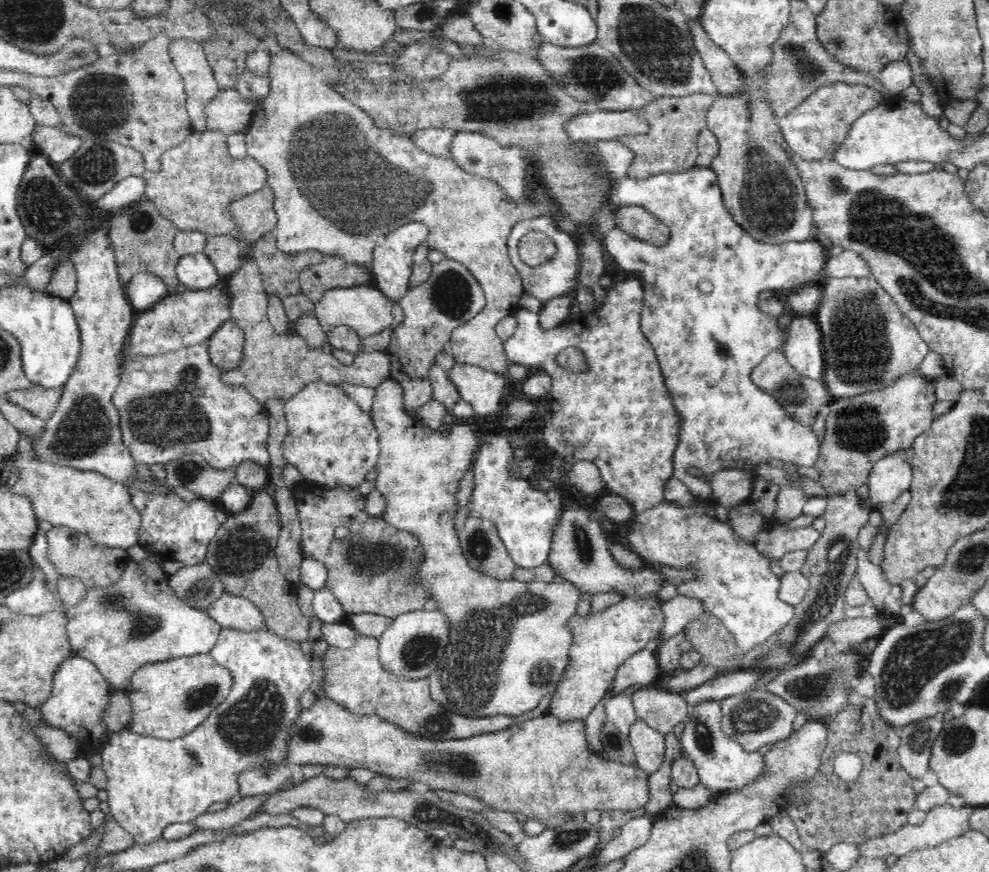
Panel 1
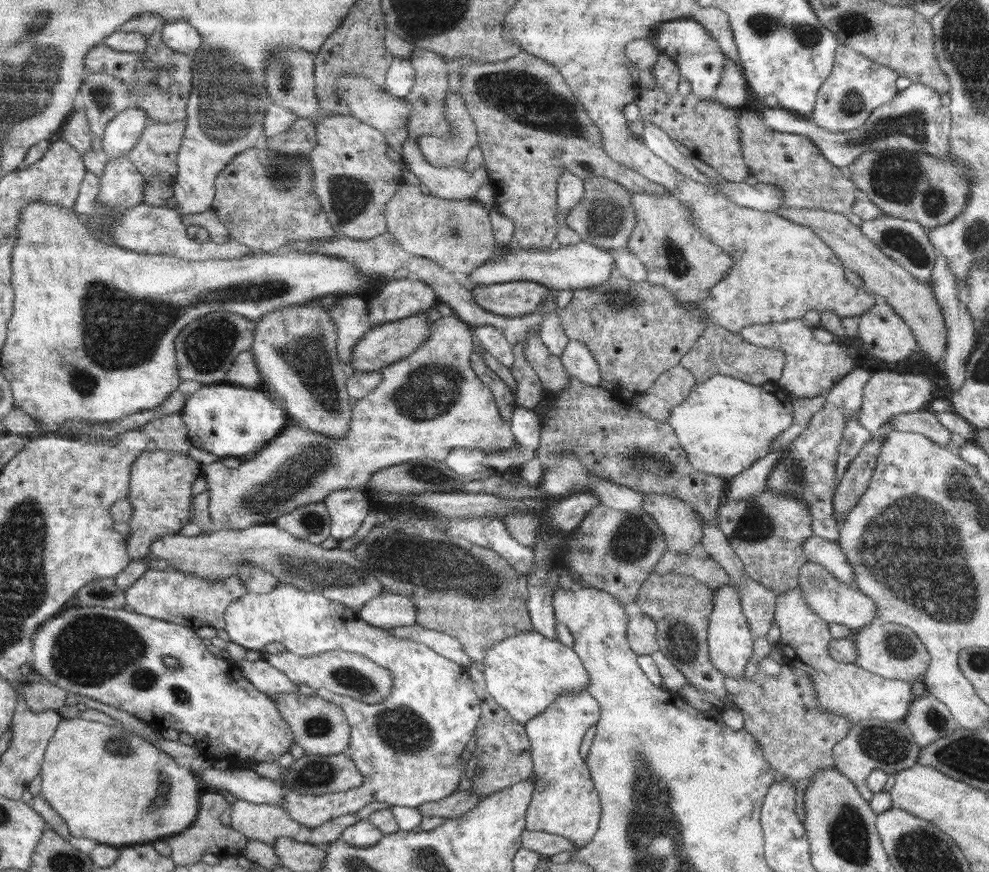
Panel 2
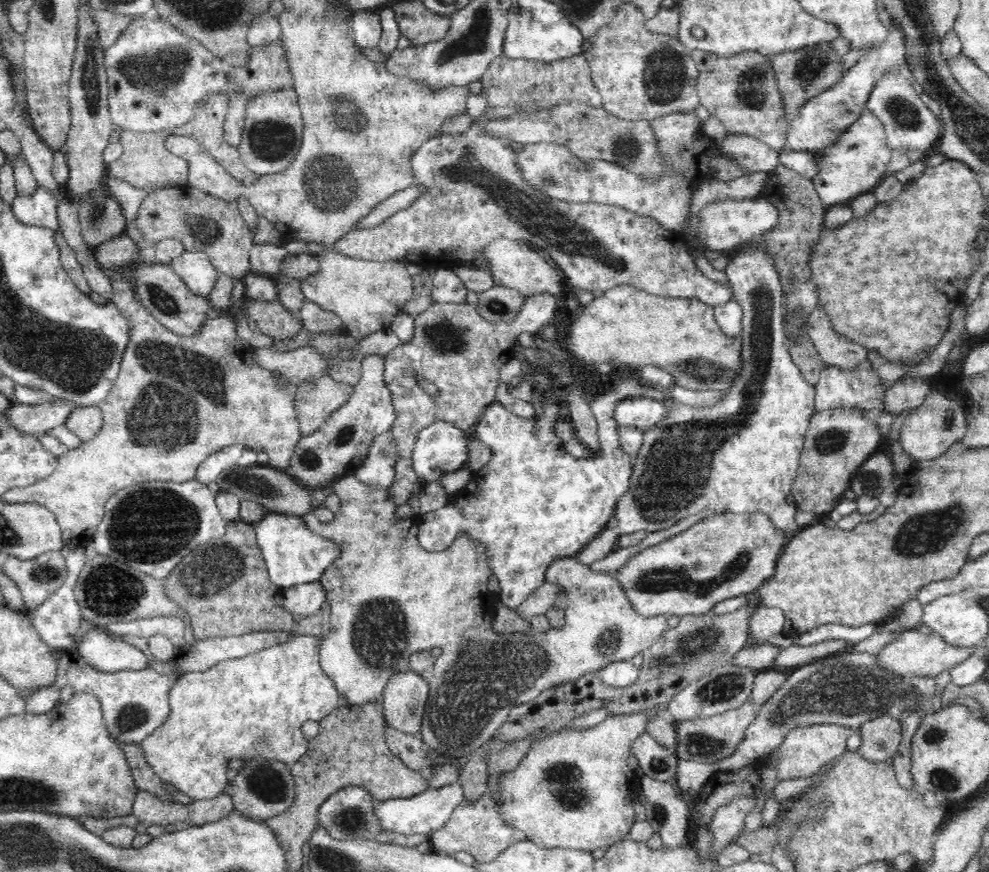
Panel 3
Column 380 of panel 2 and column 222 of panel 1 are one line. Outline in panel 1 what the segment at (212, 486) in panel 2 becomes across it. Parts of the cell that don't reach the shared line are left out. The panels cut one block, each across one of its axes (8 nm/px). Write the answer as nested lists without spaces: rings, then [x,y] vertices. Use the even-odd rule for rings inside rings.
[[[210,340],[156,356],[136,356],[126,362],[112,400],[118,409],[123,443],[129,447],[136,463],[168,464],[177,457],[194,453],[202,455],[218,470],[236,469],[244,460],[268,466],[269,418],[266,409],[242,385],[226,385],[222,381],[224,372],[212,364]]]

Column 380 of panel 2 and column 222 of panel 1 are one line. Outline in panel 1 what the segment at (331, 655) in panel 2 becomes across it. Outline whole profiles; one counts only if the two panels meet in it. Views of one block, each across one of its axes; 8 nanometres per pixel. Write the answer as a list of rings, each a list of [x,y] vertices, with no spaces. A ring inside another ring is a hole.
[[[211,653],[144,664],[134,672],[128,687],[132,707],[129,730],[164,740],[192,733],[226,700],[233,686],[231,669],[218,664]]]

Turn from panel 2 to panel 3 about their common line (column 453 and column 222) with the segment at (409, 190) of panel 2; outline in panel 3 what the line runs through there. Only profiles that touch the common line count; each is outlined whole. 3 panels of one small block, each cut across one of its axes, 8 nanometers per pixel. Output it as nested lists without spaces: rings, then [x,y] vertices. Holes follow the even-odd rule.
[[[189,184],[150,192],[142,201],[136,220],[144,239],[154,245],[165,239],[183,243],[187,252],[204,252],[218,272],[232,278],[251,272],[250,252],[253,236],[241,216],[236,201],[225,201],[203,193]]]

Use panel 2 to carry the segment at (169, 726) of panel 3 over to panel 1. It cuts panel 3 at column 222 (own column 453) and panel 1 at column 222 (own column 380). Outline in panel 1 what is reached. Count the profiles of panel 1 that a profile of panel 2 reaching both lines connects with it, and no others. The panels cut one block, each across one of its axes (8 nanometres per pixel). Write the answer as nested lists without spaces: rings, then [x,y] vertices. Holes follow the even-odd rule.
[[[221,628],[211,655],[218,664],[231,669],[234,686],[222,702],[192,733],[164,740],[142,736],[128,730],[114,732],[106,738],[101,751],[103,770],[107,776],[105,789],[111,815],[134,837],[134,844],[146,844],[161,838],[164,828],[175,823],[190,823],[208,806],[229,801],[239,792],[238,776],[246,768],[283,764],[289,752],[290,732],[300,717],[300,698],[312,686],[312,664],[309,654],[299,645],[273,630],[244,632]]]

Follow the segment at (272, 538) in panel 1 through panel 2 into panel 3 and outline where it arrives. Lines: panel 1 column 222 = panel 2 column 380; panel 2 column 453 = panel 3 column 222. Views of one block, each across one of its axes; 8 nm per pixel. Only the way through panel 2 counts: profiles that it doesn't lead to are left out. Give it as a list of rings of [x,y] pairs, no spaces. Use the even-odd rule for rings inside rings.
[[[242,520],[227,522],[226,525],[225,533],[220,538],[198,545],[174,566],[174,570],[166,578],[161,580],[166,589],[166,595],[170,596],[170,599],[189,615],[195,640],[268,631],[296,632],[298,635],[325,637],[331,627],[329,601],[326,600],[320,612],[316,614],[294,618],[294,615],[286,611],[282,605],[284,589],[272,583],[269,577],[262,547],[257,542],[255,525]]]

